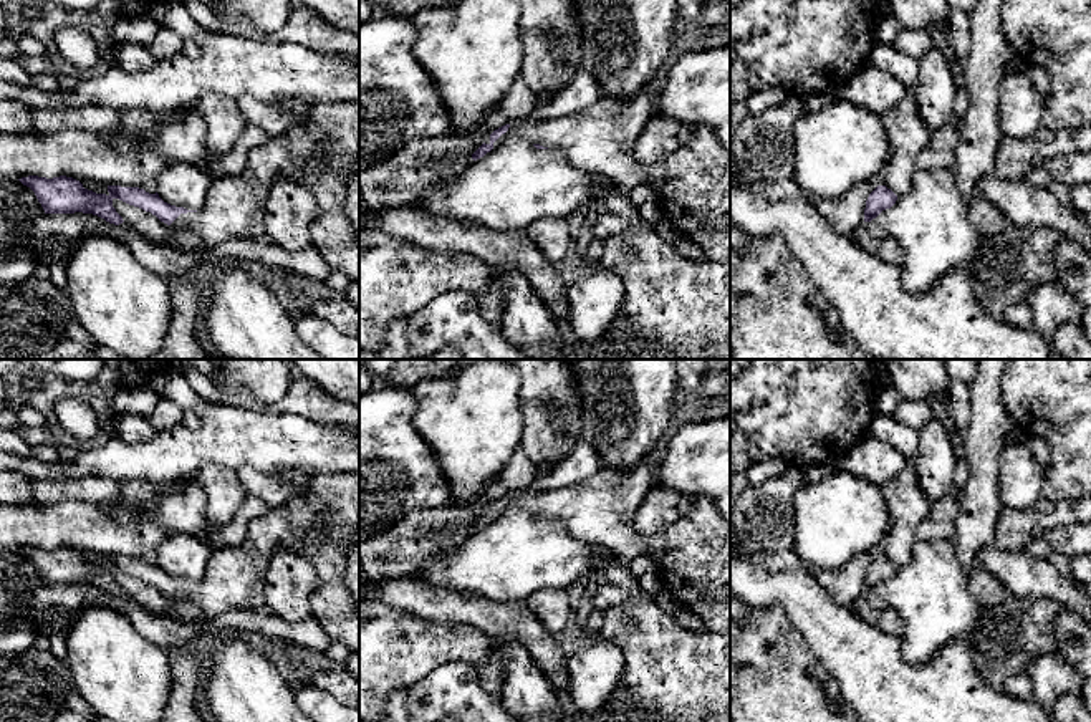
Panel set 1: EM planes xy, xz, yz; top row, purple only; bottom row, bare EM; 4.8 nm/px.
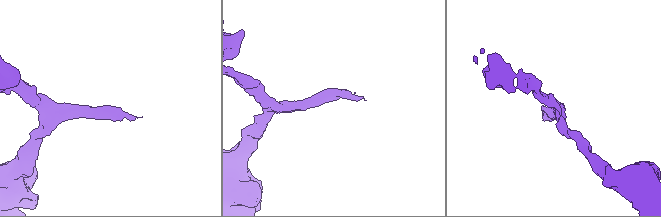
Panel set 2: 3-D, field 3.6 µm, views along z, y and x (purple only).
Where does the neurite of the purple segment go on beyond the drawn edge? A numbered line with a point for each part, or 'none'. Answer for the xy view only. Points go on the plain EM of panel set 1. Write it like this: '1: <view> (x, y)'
1: xy (323, 522)

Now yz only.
1: yz (876, 601)

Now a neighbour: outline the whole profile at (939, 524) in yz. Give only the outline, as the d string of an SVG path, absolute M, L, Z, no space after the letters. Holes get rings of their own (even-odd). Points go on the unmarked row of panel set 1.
M945 495L932 503L930 512L922 520L917 538L920 540L949 540L955 538L955 520L959 517L959 500Z

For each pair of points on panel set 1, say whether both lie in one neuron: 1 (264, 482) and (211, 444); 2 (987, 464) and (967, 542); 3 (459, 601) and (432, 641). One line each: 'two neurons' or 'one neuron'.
1: two neurons
2: one neuron
3: two neurons

